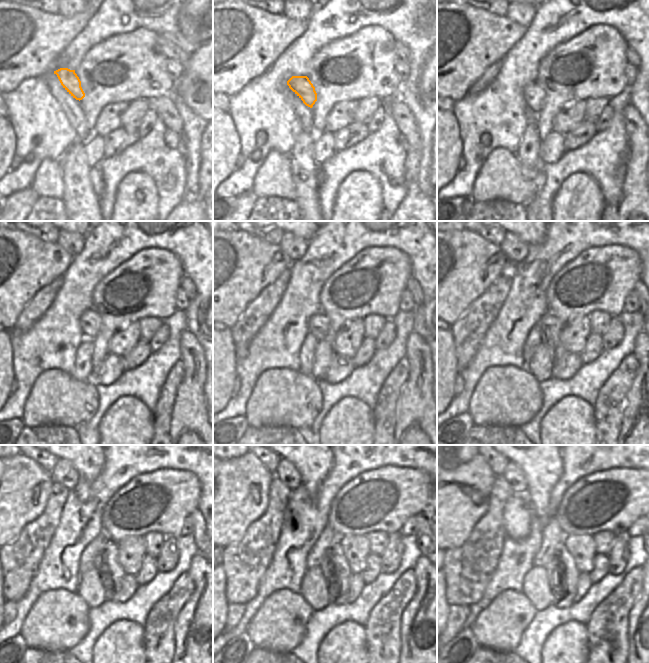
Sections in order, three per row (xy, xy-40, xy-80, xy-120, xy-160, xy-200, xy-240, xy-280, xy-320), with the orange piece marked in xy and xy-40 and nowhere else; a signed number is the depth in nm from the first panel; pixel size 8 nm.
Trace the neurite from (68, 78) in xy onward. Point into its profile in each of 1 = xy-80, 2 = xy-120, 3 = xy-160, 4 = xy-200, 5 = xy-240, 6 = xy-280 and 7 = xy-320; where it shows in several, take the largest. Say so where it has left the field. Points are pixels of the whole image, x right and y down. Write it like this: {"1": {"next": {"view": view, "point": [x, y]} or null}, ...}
{"1": {"next": {"view": "xy-80", "point": [534, 95]}}, "2": {"next": {"view": "xy-120", "point": [90, 321]}}, "3": {"next": {"view": "xy-160", "point": [319, 324]}}, "4": {"next": {"view": "xy-200", "point": [550, 327]}}, "5": {"next": {"view": "xy-240", "point": [107, 564]}}, "6": {"next": {"view": "xy-280", "point": [335, 567]}}, "7": {"next": {"view": "xy-320", "point": [562, 560]}}}

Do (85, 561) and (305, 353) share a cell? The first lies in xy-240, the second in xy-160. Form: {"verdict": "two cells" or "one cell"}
{"verdict": "one cell"}

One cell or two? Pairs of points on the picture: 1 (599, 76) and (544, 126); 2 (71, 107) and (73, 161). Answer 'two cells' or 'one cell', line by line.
1: one cell
2: two cells

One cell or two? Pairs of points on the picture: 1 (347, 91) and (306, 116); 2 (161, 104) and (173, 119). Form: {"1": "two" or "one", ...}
{"1": "two", "2": "one"}

